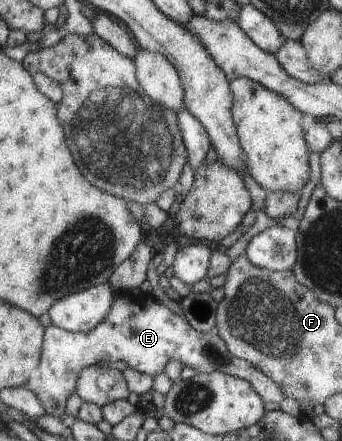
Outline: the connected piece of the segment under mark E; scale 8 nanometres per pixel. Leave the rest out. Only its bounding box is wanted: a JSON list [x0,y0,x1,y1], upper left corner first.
[24,290,285,417]

